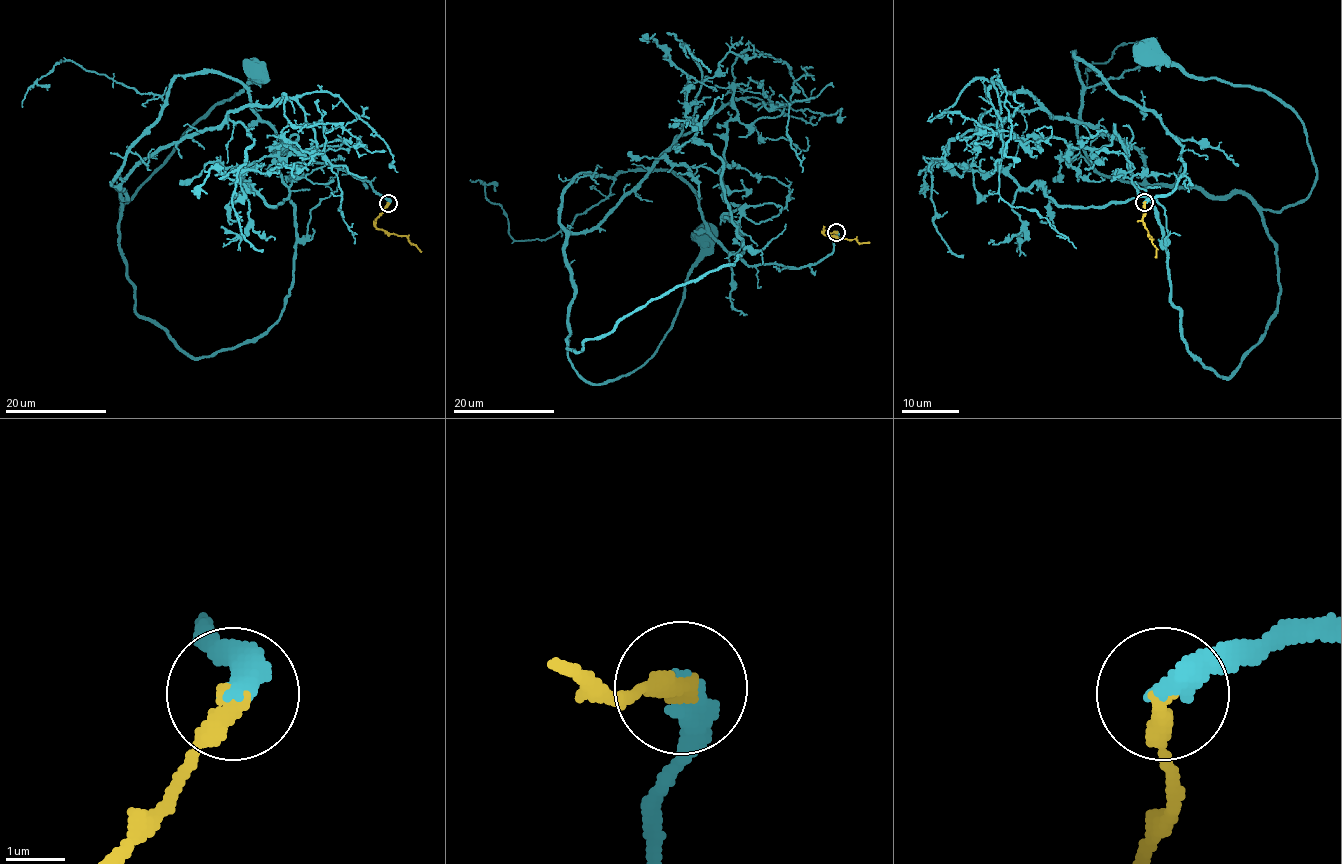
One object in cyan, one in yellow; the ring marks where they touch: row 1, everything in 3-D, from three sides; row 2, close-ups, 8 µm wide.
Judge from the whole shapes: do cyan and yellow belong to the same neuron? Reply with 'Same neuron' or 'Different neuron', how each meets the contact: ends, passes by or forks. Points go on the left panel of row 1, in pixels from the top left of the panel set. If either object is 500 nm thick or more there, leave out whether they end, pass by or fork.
Same neuron. At the ring cyan ends. At the ring yellow ends

